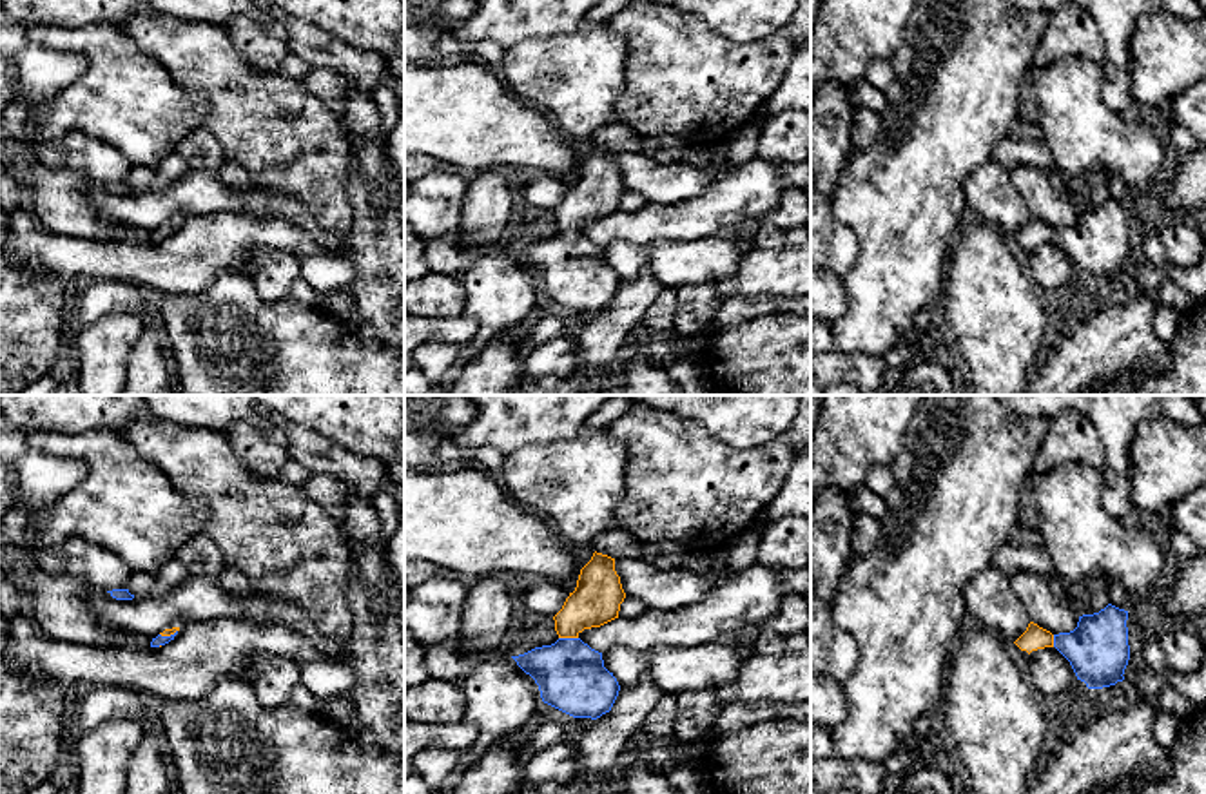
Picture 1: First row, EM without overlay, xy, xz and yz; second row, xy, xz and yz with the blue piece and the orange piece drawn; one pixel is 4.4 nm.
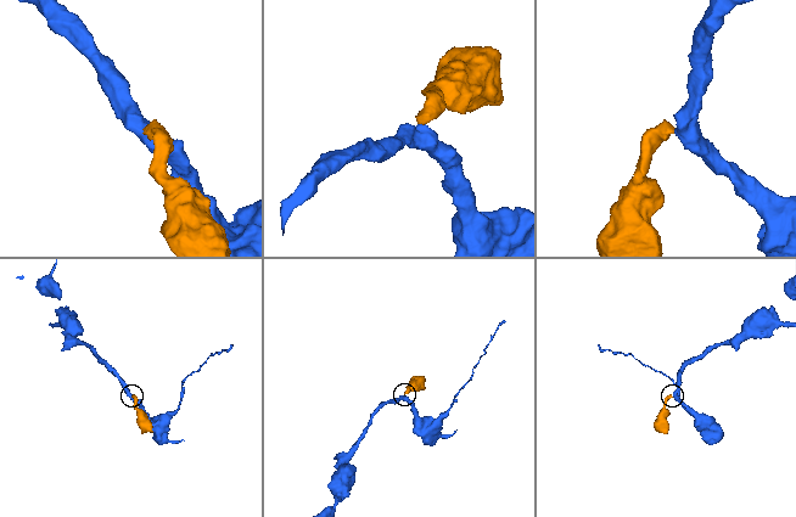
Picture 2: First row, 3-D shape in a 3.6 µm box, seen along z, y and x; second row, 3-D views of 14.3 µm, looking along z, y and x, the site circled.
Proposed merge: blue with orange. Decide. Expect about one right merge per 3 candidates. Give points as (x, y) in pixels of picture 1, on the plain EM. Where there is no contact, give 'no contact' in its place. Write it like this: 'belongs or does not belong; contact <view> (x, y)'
belongs; contact xz (568, 232)

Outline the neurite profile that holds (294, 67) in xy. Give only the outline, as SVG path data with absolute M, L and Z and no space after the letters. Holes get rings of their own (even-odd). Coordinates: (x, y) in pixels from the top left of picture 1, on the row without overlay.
M288 54L277 74L301 82L312 71L312 67L314 65L301 60L299 56Z

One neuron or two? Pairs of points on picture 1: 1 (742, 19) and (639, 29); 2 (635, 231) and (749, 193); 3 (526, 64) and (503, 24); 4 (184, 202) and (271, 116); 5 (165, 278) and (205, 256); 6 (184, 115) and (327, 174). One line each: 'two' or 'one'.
1: two
2: one
3: two
4: two
5: one
6: two

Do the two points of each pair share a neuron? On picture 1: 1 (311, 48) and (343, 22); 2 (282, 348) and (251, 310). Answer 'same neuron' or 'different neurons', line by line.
1: different neurons
2: same neuron

